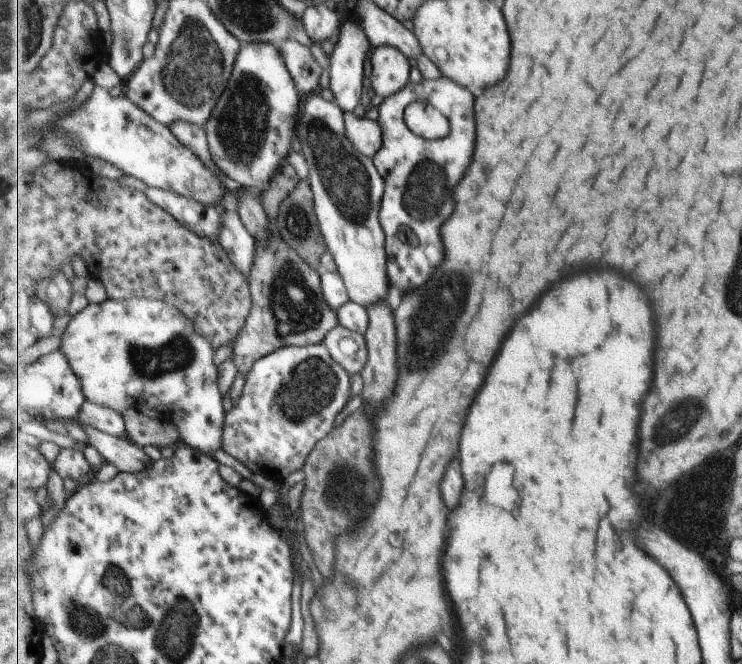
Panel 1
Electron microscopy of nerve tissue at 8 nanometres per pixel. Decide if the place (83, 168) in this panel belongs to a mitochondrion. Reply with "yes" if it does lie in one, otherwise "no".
no

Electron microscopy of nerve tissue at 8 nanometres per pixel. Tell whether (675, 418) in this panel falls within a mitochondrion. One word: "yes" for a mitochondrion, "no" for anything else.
yes

